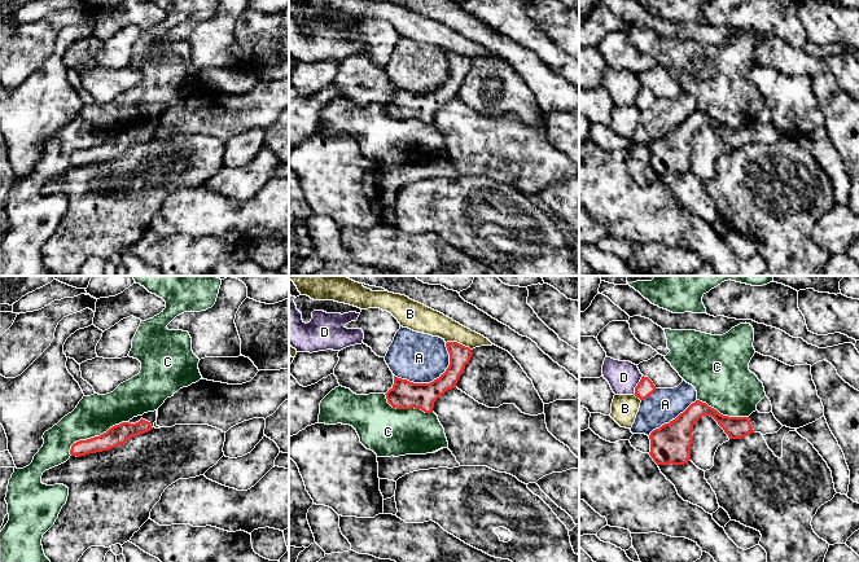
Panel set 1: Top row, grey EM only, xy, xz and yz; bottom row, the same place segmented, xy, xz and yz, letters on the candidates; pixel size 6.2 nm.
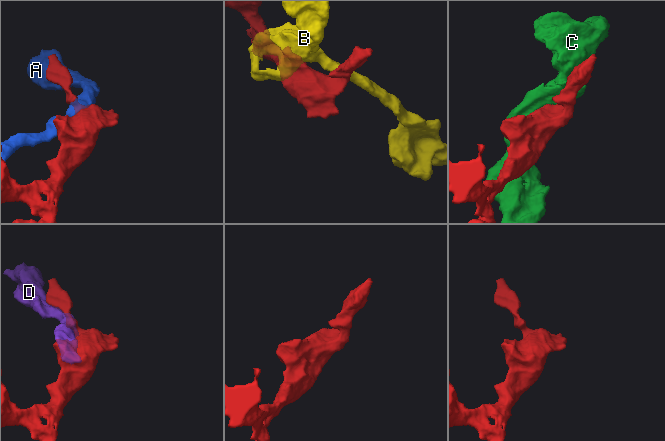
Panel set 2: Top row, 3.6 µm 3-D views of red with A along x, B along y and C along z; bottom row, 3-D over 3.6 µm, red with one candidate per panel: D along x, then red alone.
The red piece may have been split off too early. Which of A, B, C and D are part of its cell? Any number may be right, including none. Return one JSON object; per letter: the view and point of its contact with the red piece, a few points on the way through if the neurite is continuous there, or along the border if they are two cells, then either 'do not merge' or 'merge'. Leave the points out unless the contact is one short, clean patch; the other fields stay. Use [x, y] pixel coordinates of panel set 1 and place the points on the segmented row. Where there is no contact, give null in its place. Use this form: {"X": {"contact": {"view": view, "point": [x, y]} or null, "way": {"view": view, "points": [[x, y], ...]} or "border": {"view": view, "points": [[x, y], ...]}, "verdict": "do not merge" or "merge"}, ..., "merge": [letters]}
{"A": {"contact": {"view": "xz", "point": [434, 380]}, "verdict": "do not merge"}, "B": {"contact": {"view": "xz", "point": [459, 343]}, "border": {"view": "xz", "points": [[446, 342], [459, 342], [470, 350]]}, "verdict": "do not merge"}, "C": {"contact": {"view": "xy", "point": [95, 437]}, "verdict": "do not merge"}, "D": {"contact": {"view": "yz", "point": [638, 385]}, "verdict": "do not merge"}, "merge": []}

